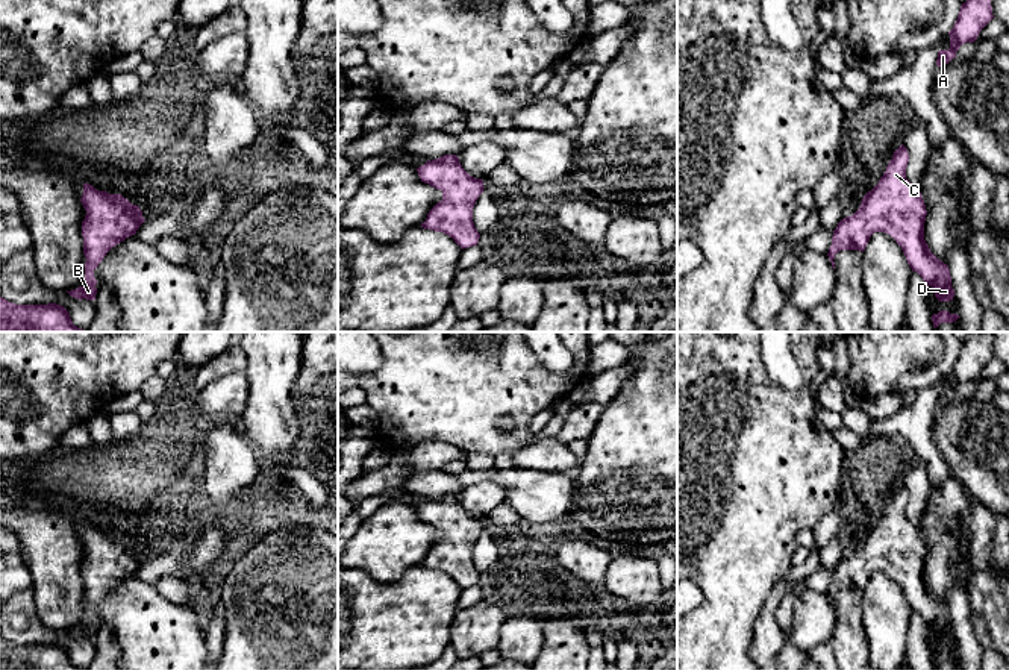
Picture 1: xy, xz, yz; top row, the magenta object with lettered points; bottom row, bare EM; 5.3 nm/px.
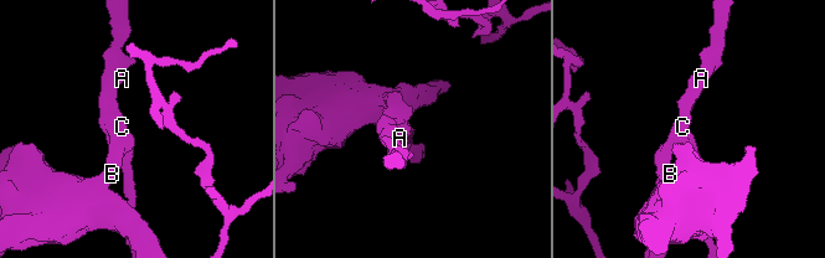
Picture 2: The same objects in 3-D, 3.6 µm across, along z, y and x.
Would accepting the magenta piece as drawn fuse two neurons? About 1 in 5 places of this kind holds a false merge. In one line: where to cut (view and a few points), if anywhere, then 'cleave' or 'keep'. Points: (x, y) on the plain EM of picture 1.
cut none; keep

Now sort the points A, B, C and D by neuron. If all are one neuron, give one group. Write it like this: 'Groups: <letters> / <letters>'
Groups: A B C D

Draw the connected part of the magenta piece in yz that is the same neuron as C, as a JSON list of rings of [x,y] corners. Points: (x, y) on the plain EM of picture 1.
[[[901,484],[879,523],[864,535],[859,549],[838,562],[827,596],[835,609],[838,591],[864,591],[874,571],[885,571],[901,587],[912,611],[935,629],[935,637],[950,641],[954,637],[950,609],[924,579],[927,550],[921,532],[906,518],[907,502],[909,493]]]

